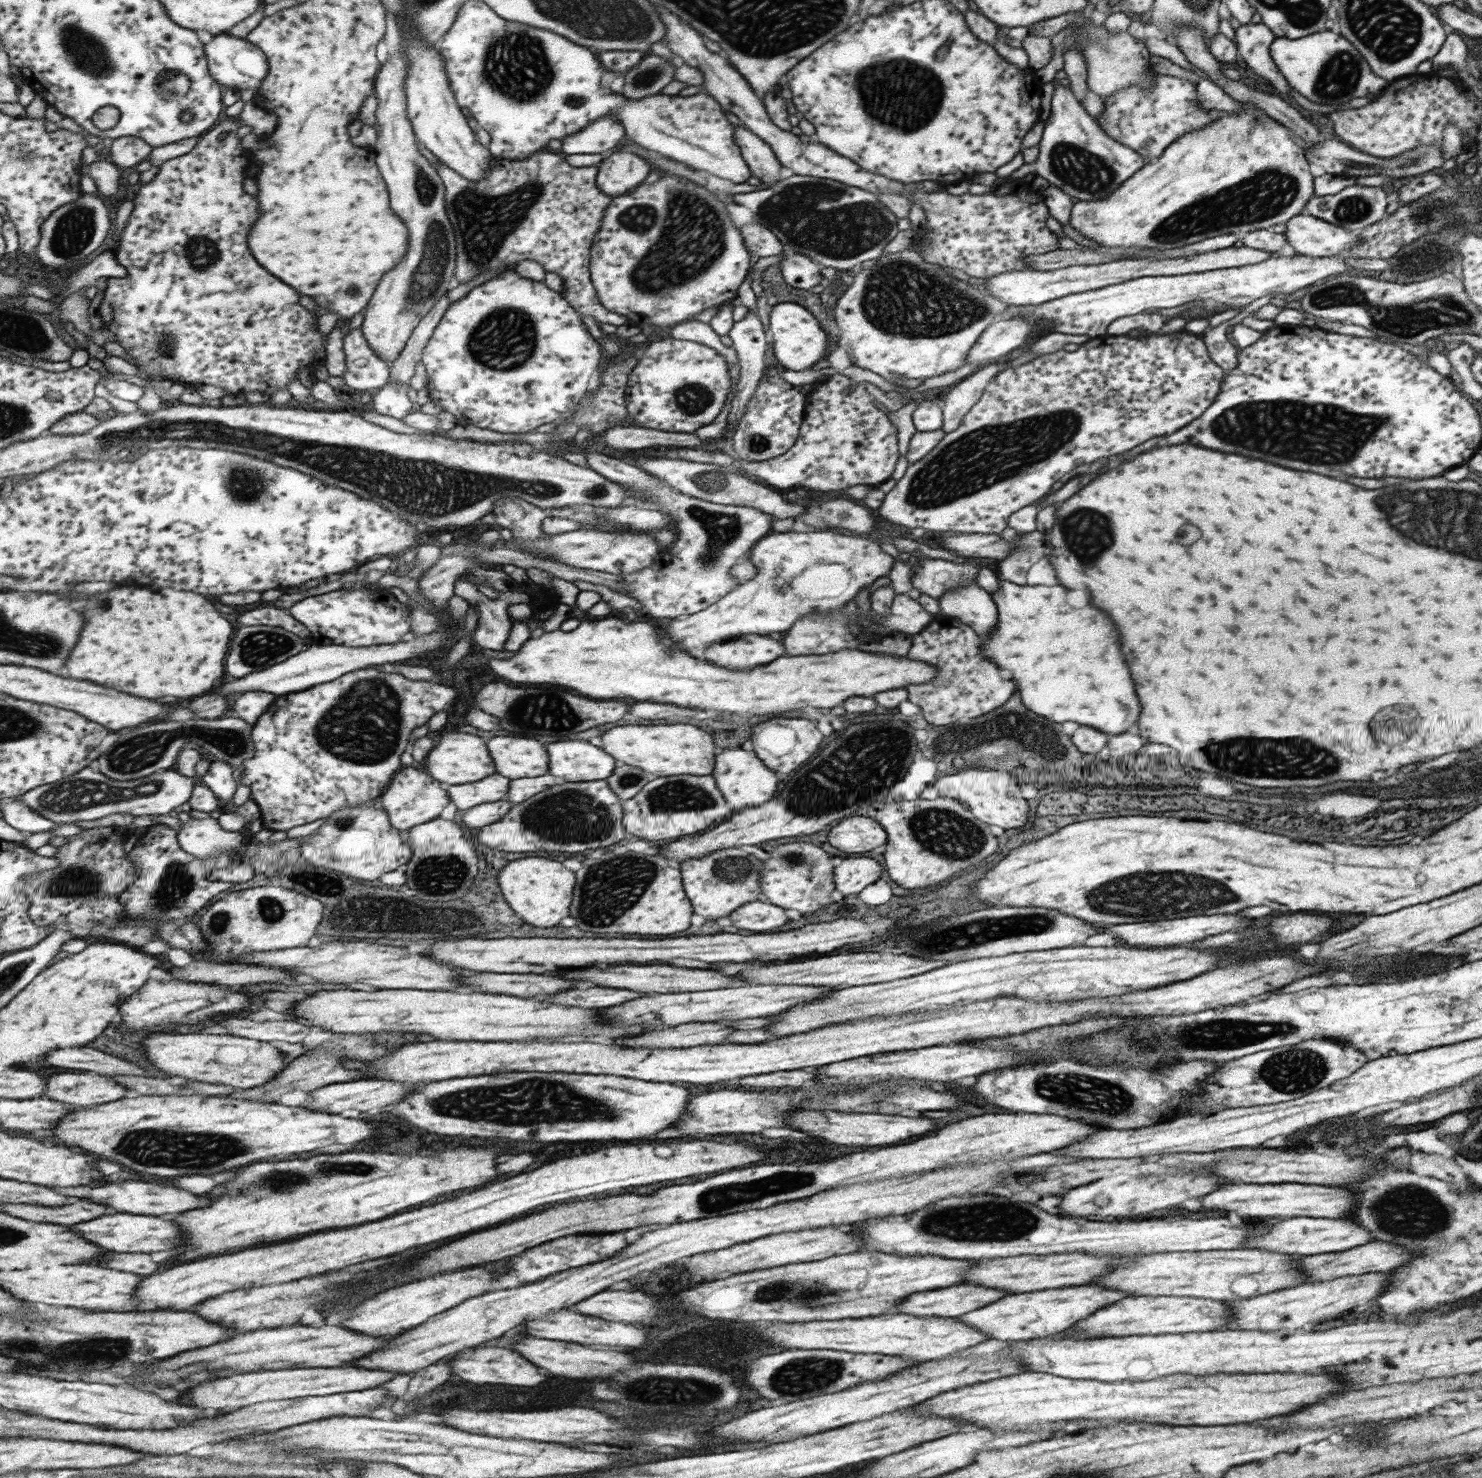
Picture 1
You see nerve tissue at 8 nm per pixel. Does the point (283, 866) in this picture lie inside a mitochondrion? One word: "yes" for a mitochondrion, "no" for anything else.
no

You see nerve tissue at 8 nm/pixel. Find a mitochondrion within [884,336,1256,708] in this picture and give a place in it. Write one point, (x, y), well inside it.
(989, 455)

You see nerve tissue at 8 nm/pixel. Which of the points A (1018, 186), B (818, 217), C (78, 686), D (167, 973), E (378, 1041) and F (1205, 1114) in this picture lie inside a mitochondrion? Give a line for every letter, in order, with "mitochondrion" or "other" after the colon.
A: other
B: mitochondrion
C: other
D: other
E: mitochondrion
F: other

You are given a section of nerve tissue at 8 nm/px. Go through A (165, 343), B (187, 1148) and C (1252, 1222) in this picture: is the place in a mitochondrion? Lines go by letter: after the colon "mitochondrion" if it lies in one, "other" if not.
A: mitochondrion
B: mitochondrion
C: other

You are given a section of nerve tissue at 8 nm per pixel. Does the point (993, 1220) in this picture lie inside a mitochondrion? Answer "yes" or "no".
yes

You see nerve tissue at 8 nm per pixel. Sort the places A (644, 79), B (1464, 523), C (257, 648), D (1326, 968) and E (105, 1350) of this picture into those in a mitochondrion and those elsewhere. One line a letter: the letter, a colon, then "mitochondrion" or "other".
A: mitochondrion
B: mitochondrion
C: mitochondrion
D: other
E: mitochondrion

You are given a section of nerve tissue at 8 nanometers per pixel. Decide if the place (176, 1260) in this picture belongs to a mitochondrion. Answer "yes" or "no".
no

